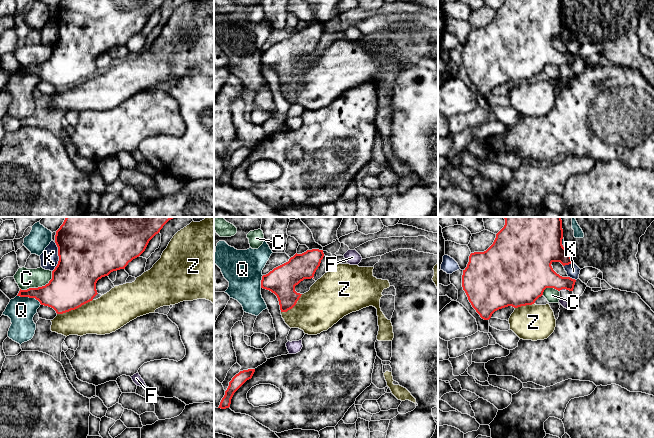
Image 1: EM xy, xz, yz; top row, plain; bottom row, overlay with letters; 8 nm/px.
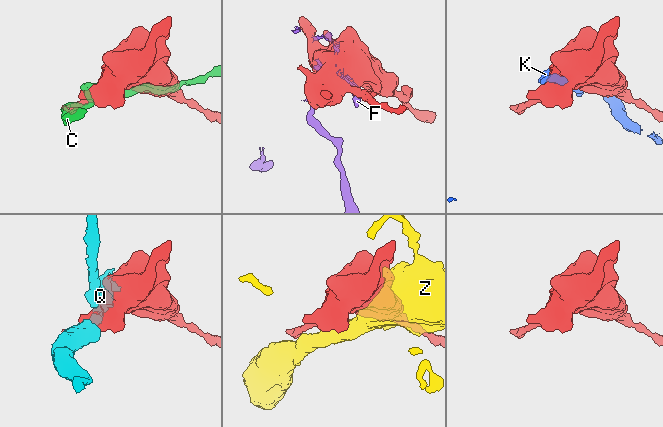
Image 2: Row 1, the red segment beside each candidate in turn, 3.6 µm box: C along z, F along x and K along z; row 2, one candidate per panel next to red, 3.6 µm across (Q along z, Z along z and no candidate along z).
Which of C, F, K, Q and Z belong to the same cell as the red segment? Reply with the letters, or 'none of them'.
none of them

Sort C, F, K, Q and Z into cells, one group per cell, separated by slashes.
C / F / K / Q / Z

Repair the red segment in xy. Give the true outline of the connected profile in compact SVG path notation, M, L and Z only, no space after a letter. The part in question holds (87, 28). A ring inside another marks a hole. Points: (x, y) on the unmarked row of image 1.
M62 0L56 7L55 19L58 23L59 37L52 47L48 60L38 64L19 67L17 72L35 74L41 81L53 84L57 90L75 86L90 78L98 70L96 59L111 48L125 45L129 38L139 33L149 17L160 8L165 0Z

